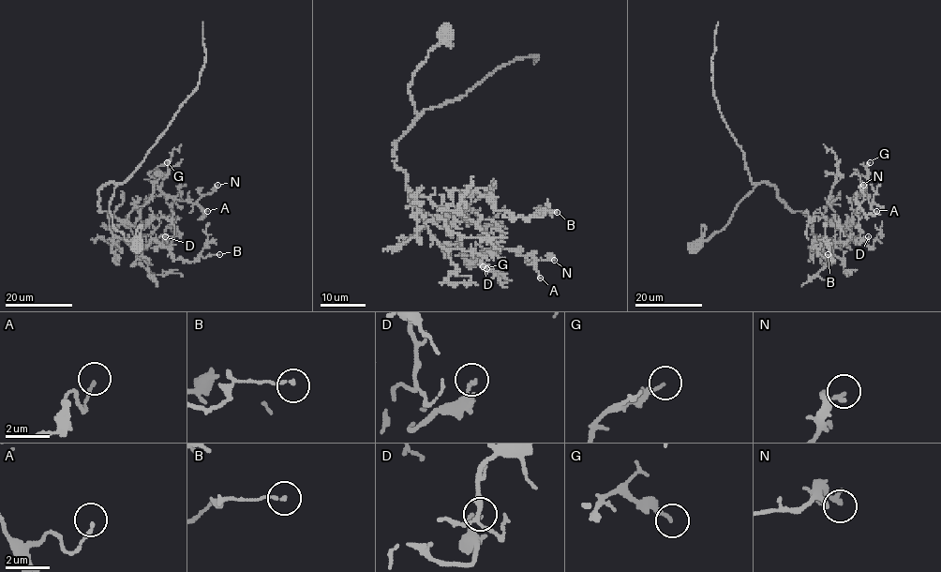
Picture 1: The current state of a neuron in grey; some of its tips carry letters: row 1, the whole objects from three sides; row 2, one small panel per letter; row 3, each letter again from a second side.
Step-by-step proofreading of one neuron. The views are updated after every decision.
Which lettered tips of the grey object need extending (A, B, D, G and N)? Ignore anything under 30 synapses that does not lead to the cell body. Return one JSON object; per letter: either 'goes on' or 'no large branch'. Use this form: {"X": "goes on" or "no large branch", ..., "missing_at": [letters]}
{"A": "no large branch", "B": "no large branch", "D": "no large branch", "G": "no large branch", "N": "no large branch", "missing_at": []}

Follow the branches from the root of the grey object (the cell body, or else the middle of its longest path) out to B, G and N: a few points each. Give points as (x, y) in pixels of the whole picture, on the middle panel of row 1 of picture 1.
B: (445, 32), (409, 84), (417, 115), (393, 152), (406, 188), (439, 206), (479, 191), (515, 217), (557, 212)
G: (445, 32), (409, 84), (417, 115), (393, 154), (428, 233), (475, 256), (470, 266), (486, 268)
N: (445, 32), (409, 84), (417, 115), (394, 144), (410, 202), (434, 238), (466, 255), (500, 247), (554, 260)

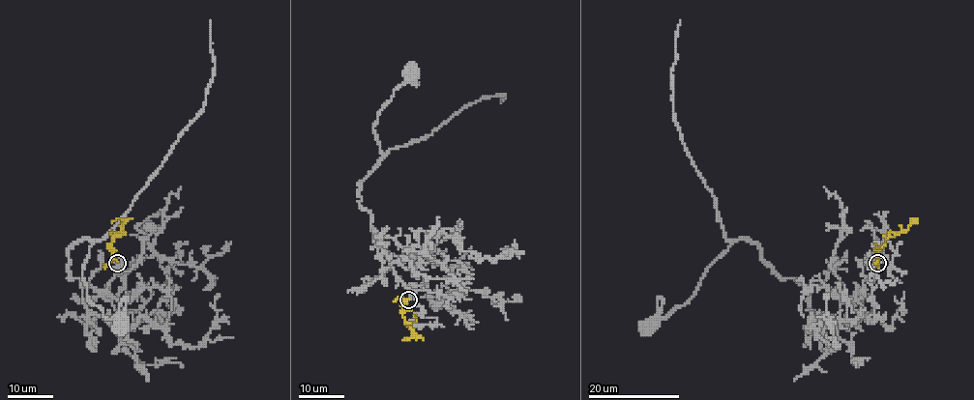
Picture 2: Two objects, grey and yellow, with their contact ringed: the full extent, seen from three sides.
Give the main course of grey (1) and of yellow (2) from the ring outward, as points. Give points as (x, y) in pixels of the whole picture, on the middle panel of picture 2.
1: (408, 300), (414, 286), (374, 242), (357, 194), (382, 154), (376, 116), (411, 71)
2: (408, 300), (404, 300), (401, 306), (404, 321), (412, 329), (412, 335), (403, 340)

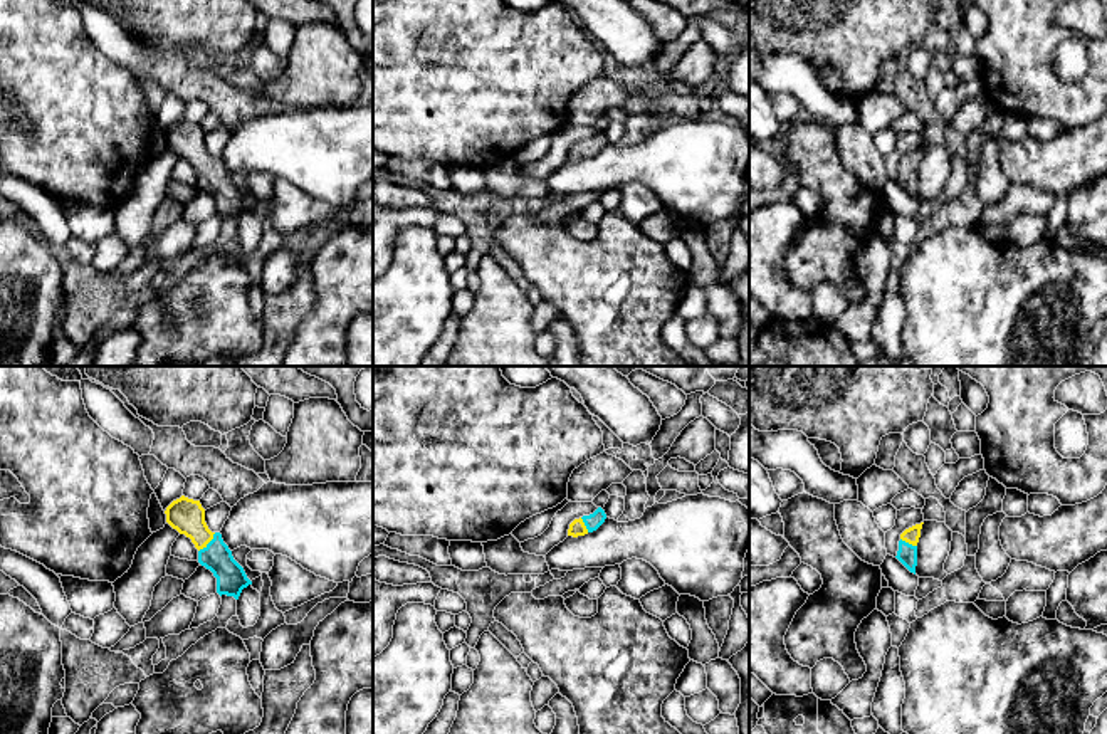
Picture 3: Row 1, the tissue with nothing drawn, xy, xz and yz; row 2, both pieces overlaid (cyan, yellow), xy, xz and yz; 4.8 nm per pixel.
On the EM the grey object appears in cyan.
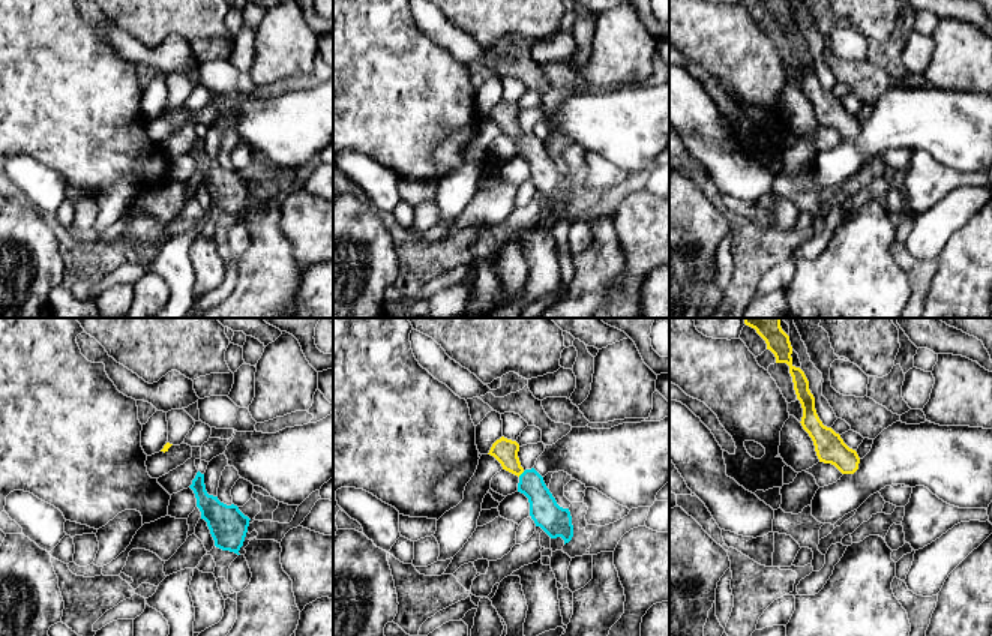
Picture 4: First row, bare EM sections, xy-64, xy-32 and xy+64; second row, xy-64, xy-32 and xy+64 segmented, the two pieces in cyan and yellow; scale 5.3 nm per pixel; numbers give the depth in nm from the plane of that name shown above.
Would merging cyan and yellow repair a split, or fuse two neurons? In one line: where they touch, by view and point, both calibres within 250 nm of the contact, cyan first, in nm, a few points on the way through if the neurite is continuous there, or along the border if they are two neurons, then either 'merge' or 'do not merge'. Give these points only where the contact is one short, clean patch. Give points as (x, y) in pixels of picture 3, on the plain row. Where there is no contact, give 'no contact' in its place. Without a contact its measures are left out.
contact xy (209, 167); calibres 140 and 170 nm; way xy (230, 202), (209, 167), (187, 140); merge

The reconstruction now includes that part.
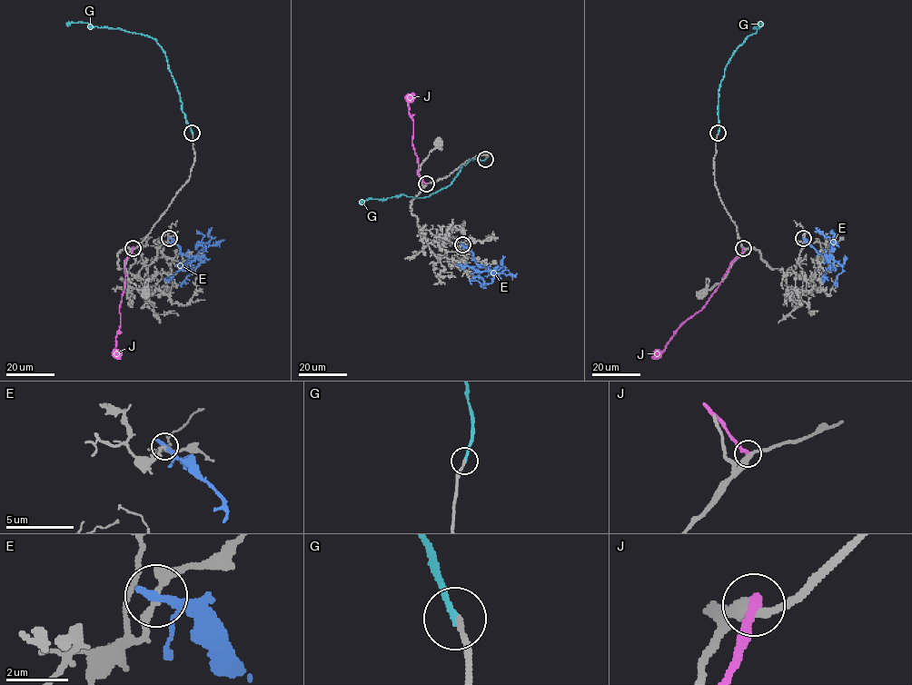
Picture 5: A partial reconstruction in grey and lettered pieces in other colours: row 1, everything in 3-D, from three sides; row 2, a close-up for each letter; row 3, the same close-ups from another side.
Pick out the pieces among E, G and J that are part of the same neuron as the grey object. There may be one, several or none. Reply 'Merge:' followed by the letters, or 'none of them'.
Merge: G

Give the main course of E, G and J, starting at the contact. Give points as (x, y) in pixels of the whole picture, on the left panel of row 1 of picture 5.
E: (170, 238), (183, 254), (200, 261), (200, 264), (191, 267), (182, 287)
G: (192, 133), (164, 51), (153, 38), (119, 28), (98, 27), (87, 22), (66, 24)
J: (133, 248), (124, 262), (124, 287), (119, 311), (121, 325), (115, 337), (115, 352), (121, 357)

